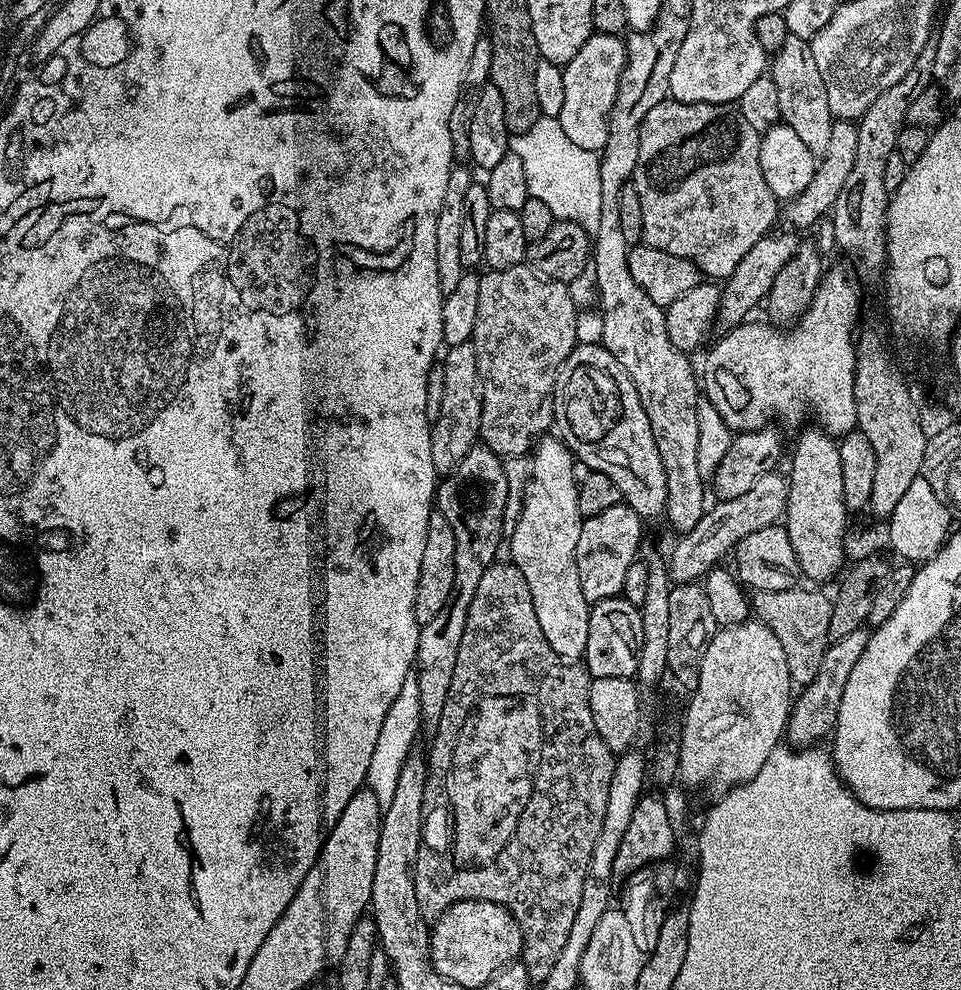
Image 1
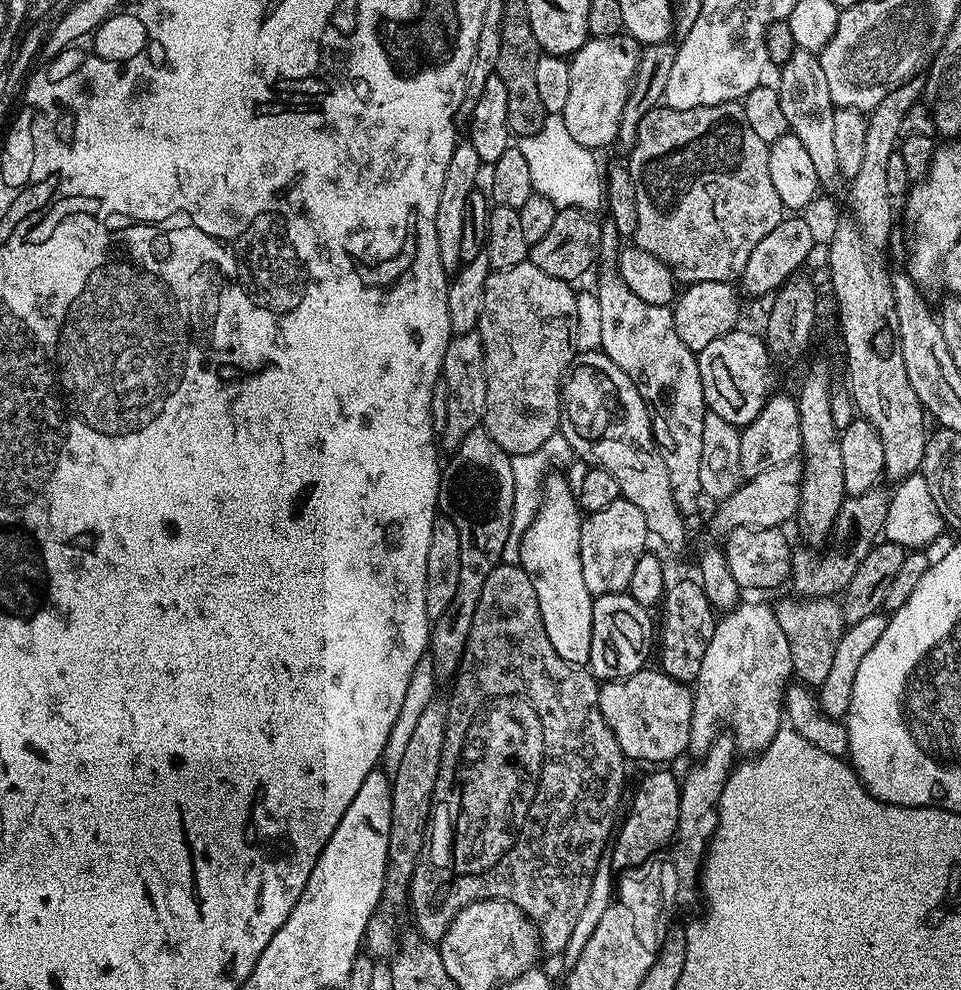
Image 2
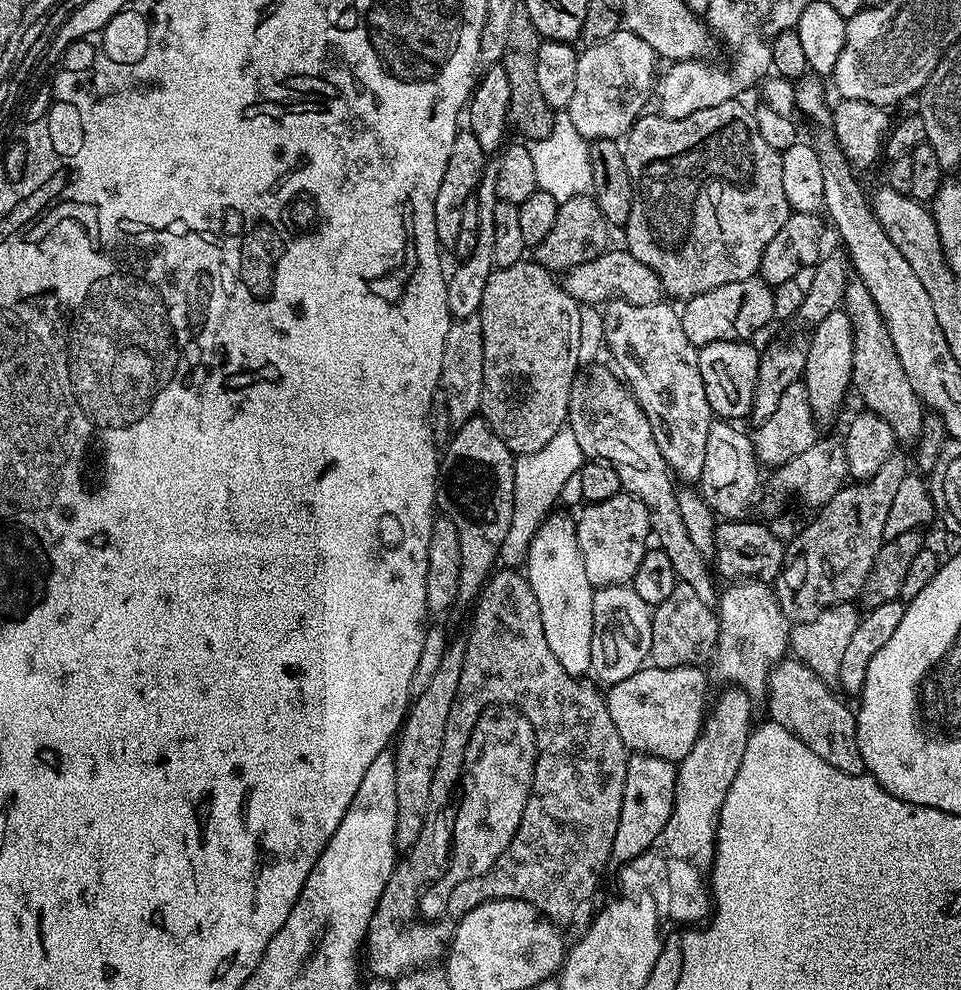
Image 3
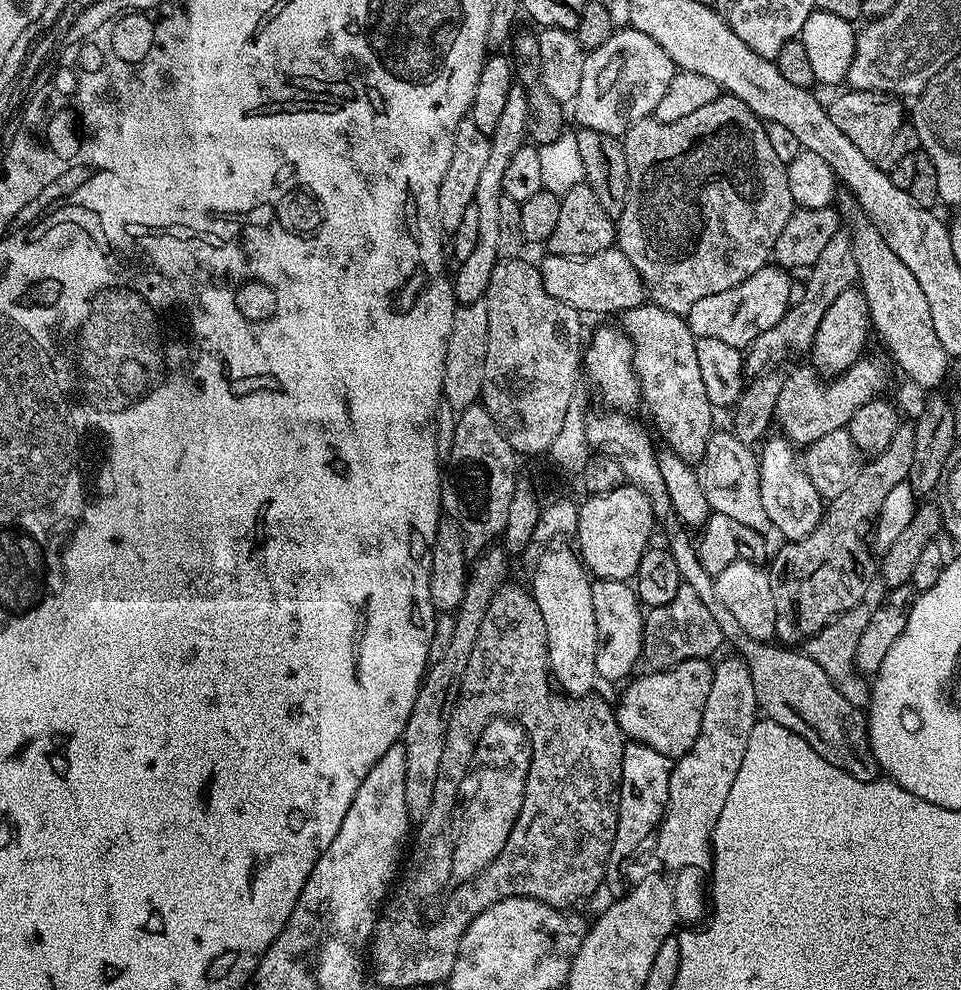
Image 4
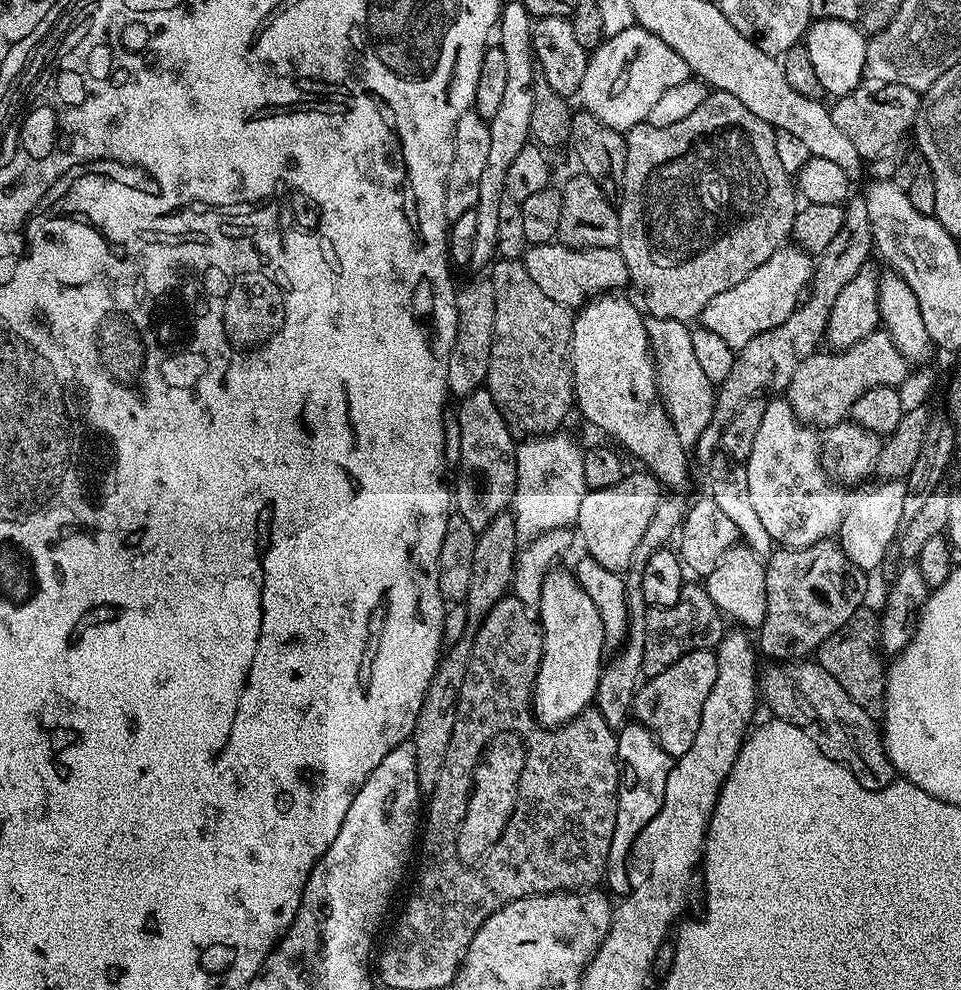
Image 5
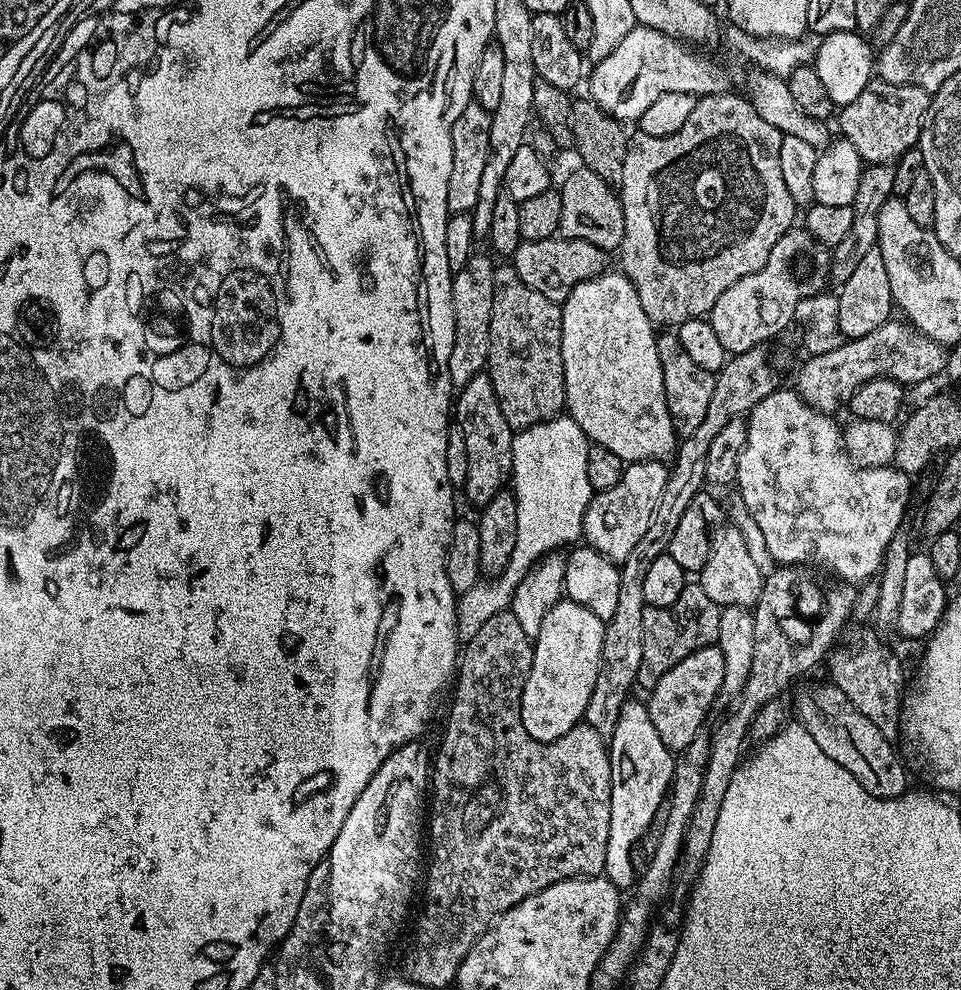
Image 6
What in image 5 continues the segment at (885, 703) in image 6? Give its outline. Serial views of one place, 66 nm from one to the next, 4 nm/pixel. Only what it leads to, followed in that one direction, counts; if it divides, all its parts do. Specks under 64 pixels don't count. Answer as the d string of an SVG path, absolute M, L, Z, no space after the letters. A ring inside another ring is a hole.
M868 606L859 608L845 628L840 629L835 636L820 644L818 663L826 670L826 674L830 674L836 679L838 686L842 686L842 690L846 690L846 694L850 694L850 698L854 698L854 702L858 702L858 706L862 706L862 710L866 710L866 714L880 718L884 715L886 668L885 665L880 665L879 658L881 659L881 657L878 655L878 616L875 611L871 612L870 608Z

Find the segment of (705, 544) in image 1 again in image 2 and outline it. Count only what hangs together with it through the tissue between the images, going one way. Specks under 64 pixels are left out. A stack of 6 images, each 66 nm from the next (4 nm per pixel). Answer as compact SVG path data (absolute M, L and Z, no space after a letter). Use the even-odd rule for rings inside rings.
M795 459L749 477L734 494L717 505L718 510L710 522L711 530L722 538L734 529L770 529L790 522L800 505L802 476L803 463Z

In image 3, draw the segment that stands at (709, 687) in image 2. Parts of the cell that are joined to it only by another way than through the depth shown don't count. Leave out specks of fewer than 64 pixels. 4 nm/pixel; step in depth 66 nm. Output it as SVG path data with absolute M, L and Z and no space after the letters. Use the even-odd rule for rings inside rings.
M740 580L729 584L732 585L718 596L720 636L716 639L714 651L716 672L725 680L725 685L741 688L749 694L763 693L772 667L785 659L789 651L789 629L780 612L775 591L767 583Z

